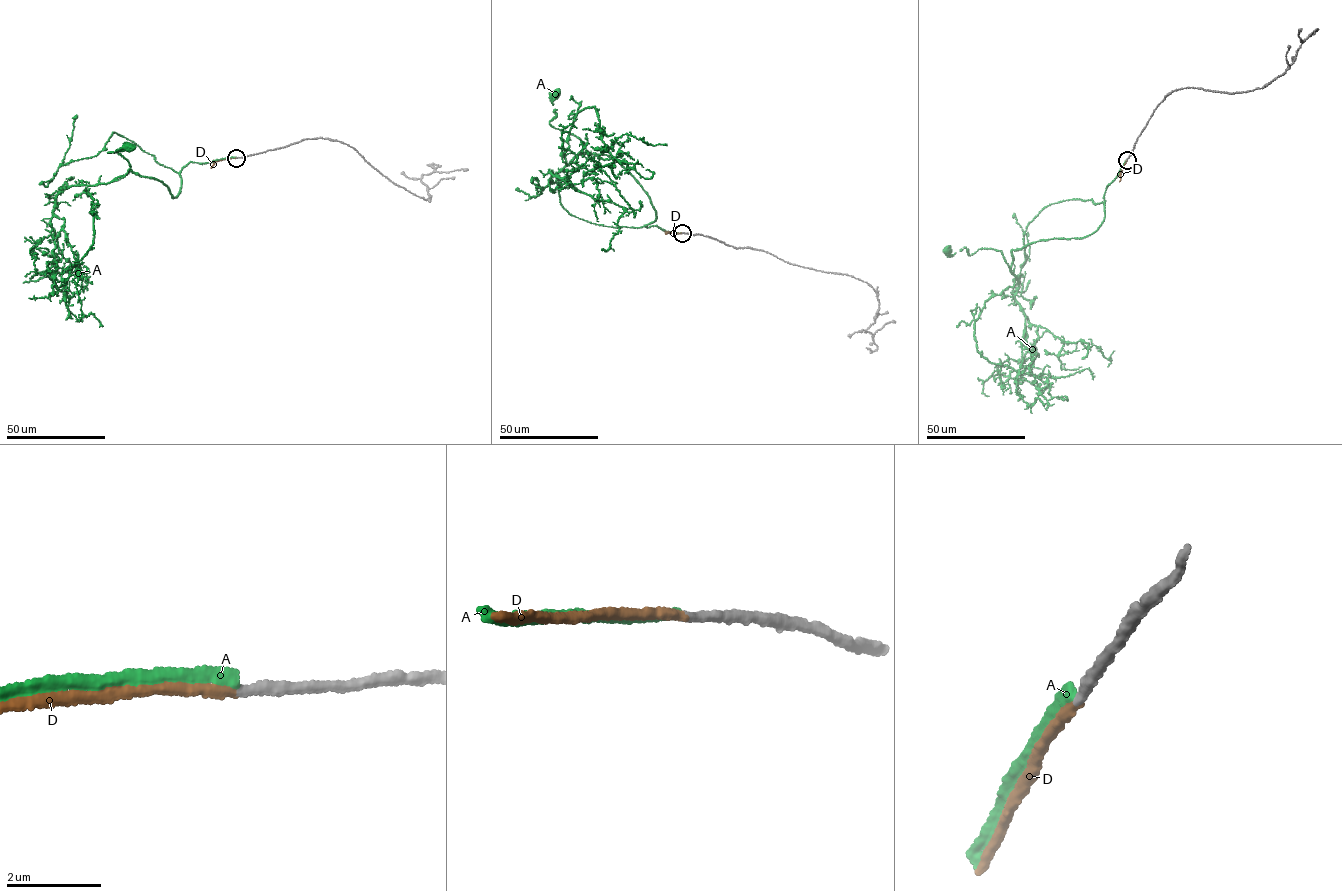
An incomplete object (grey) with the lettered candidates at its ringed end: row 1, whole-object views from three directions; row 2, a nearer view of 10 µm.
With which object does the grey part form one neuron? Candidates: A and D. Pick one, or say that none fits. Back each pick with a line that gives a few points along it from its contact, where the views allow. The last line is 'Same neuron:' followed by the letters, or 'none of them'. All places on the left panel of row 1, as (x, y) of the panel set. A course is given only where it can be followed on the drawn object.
D: course (236, 157), (216, 160), (210, 167)
Same neuron: D

